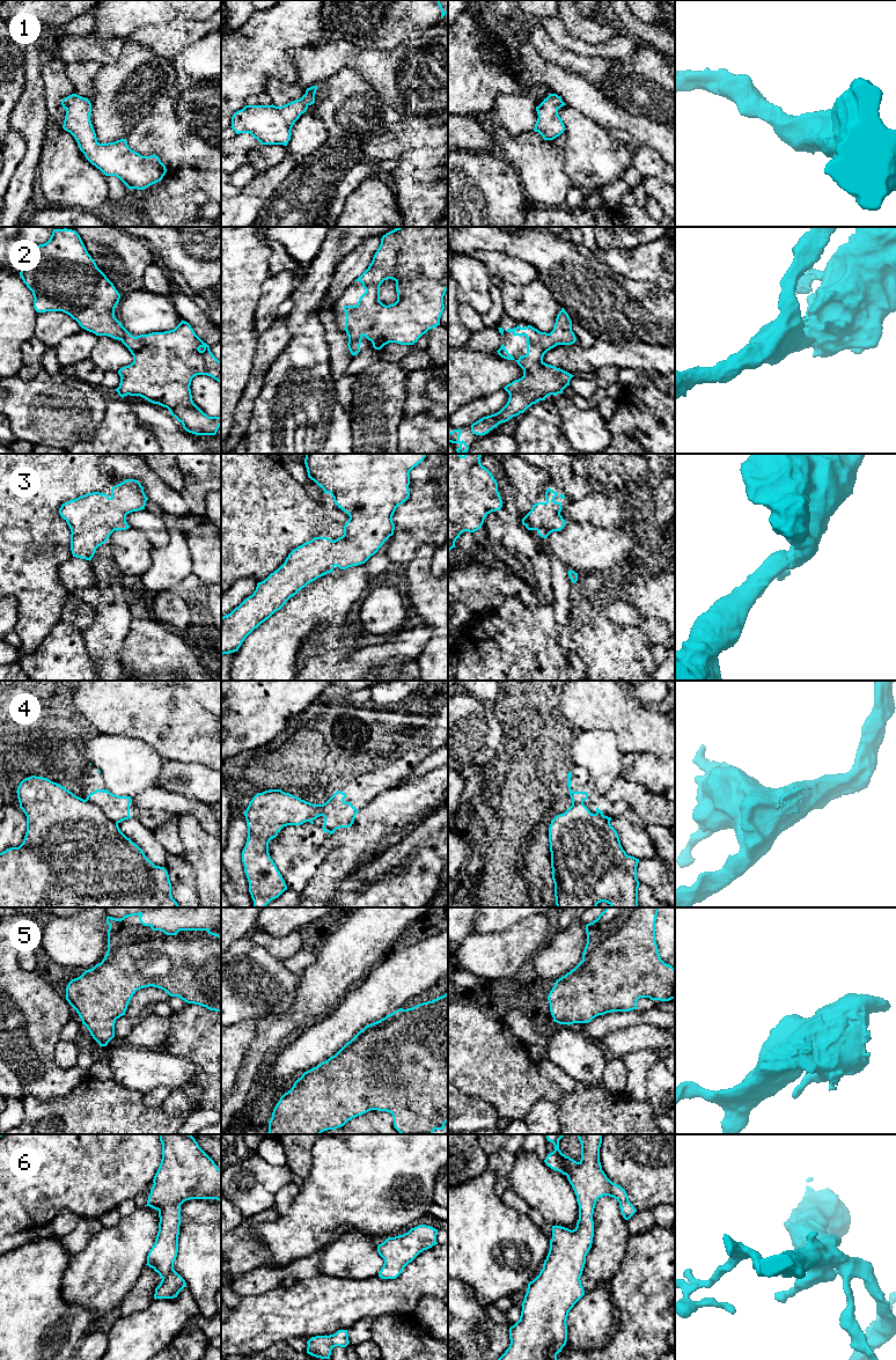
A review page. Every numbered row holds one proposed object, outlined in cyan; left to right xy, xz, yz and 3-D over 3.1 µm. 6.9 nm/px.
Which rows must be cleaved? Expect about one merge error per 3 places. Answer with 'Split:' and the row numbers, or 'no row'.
Split: 4

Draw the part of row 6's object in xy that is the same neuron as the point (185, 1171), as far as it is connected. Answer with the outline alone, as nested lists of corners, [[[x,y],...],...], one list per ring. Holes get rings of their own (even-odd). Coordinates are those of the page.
[[[159,1134],[162,1160],[147,1205],[159,1211],[159,1232],[147,1264],[162,1278],[154,1299],[174,1299],[186,1287],[174,1270],[178,1252],[181,1205],[190,1199],[221,1201],[221,1170],[191,1134]]]

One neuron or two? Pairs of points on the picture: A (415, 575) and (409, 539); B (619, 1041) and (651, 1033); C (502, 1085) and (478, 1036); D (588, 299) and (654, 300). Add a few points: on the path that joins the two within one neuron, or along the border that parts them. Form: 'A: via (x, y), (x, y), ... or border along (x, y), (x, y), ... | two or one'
A: border along (420, 545), (415, 556), (402, 568) | two
B: via (628, 1039), (643, 1036) | one
C: via (499, 1073), (478, 1052), (478, 1048) | one
D: via (604, 299), (608, 302), (638, 302) | one

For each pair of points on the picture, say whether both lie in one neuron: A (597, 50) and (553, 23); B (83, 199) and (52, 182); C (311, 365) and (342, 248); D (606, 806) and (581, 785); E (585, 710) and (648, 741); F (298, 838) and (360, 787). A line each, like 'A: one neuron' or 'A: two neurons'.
A: one neuron
B: one neuron
C: one neuron
D: one neuron
E: one neuron
F: one neuron

